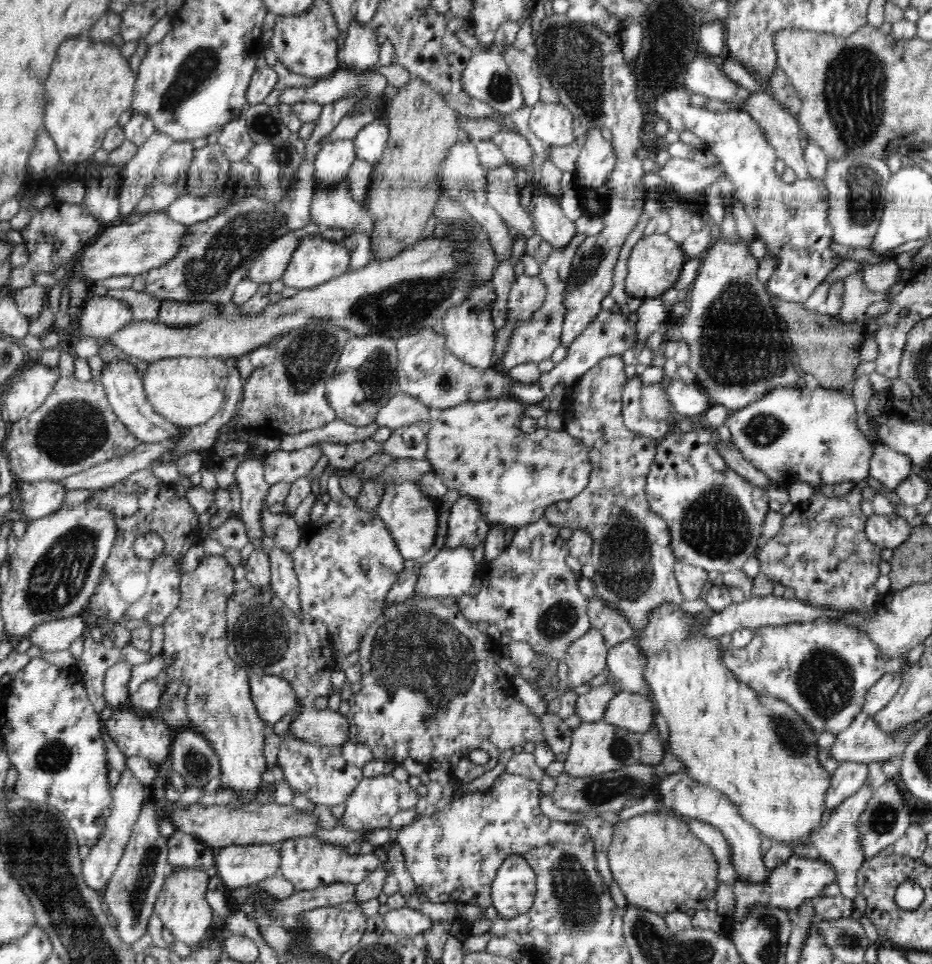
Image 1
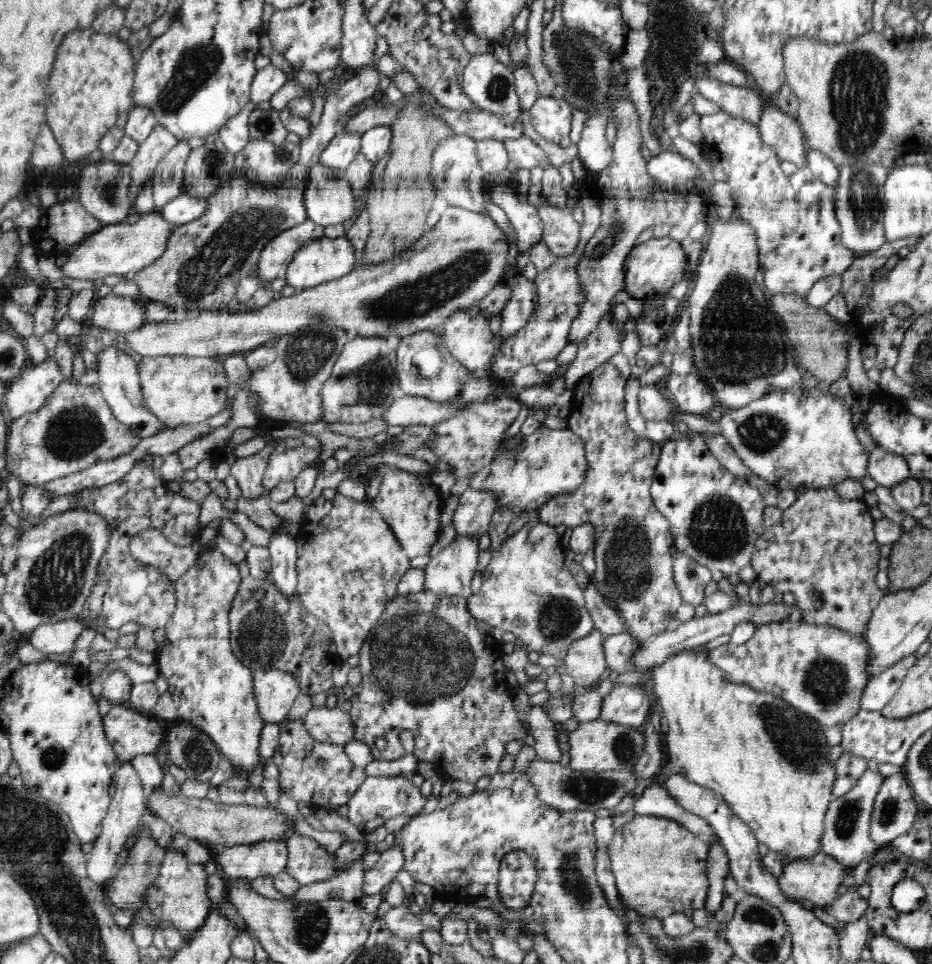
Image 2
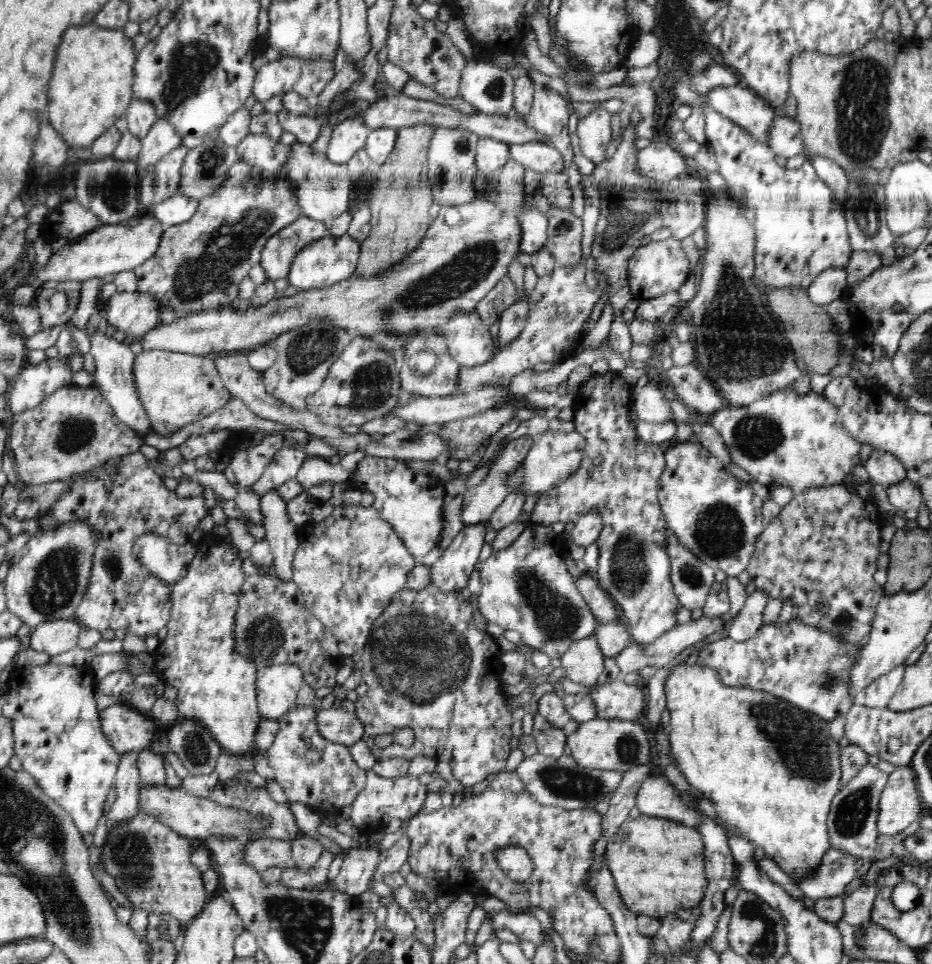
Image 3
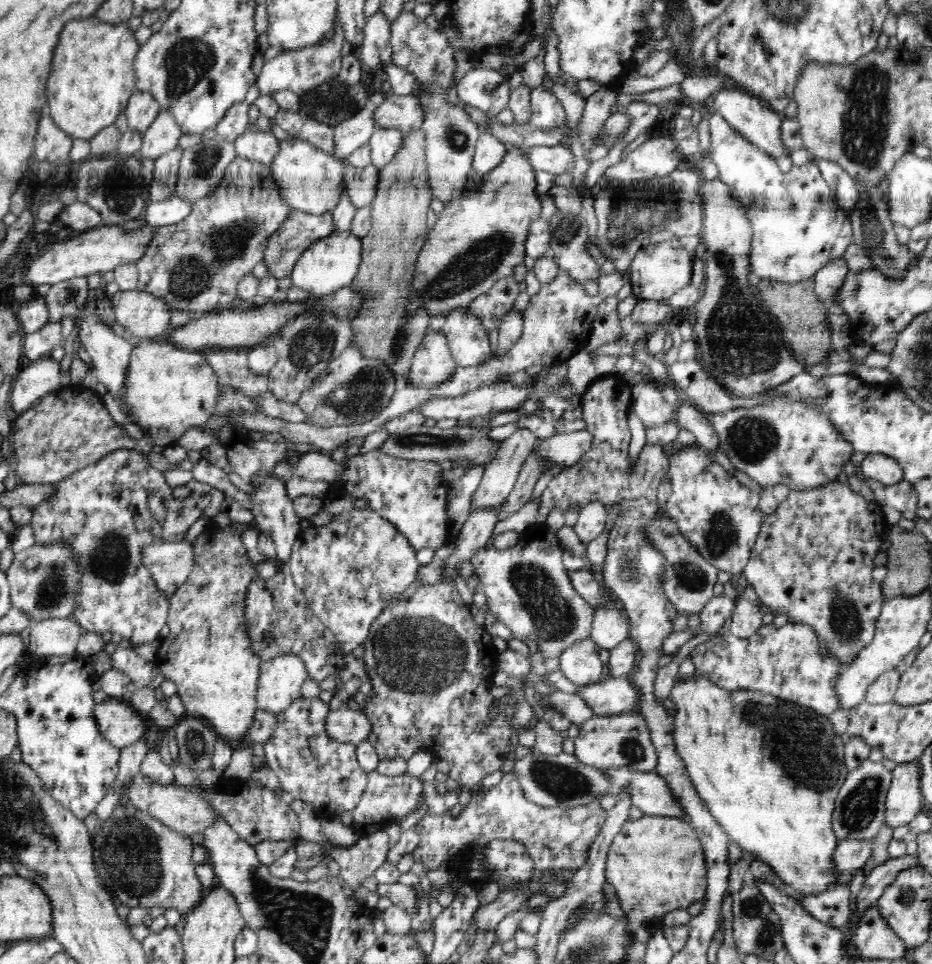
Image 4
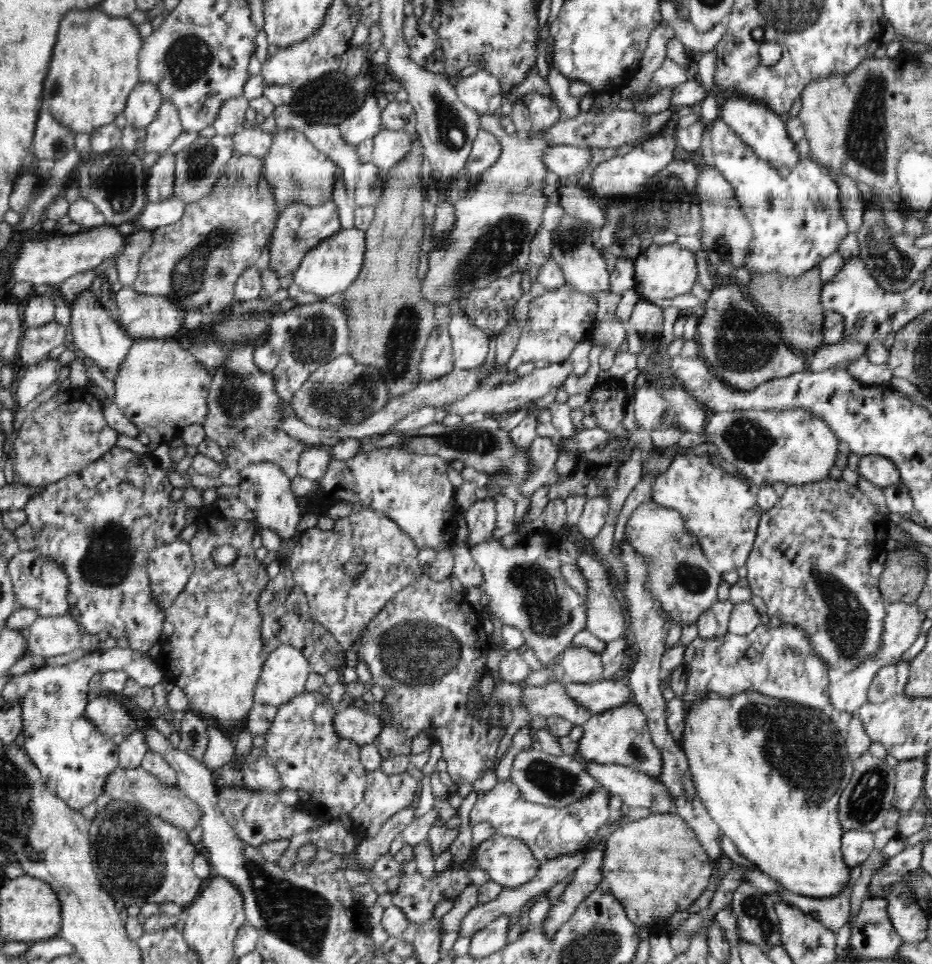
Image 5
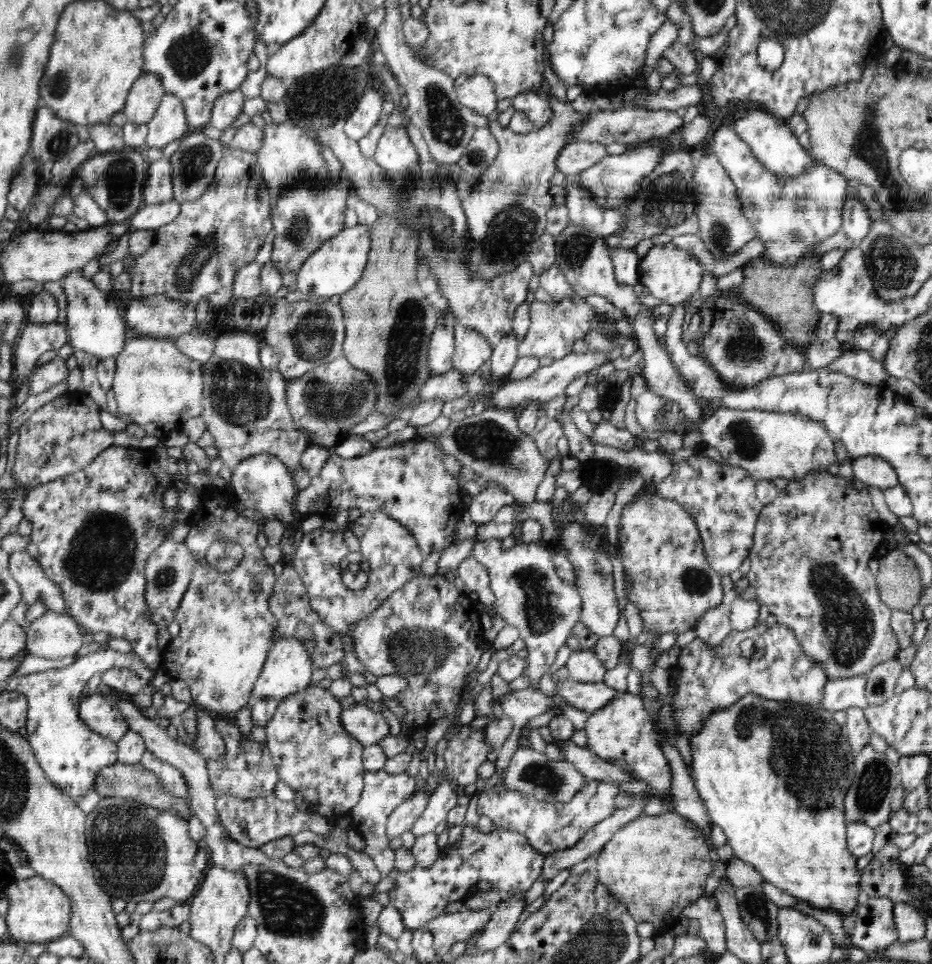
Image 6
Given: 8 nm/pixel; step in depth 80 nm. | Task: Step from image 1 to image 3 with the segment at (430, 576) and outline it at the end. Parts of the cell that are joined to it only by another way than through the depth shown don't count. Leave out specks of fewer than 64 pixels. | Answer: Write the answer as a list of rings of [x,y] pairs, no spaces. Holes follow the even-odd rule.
[[[486,520],[462,528],[431,566],[431,583],[445,592],[460,593],[468,586],[468,578],[475,570],[488,527],[489,521]]]

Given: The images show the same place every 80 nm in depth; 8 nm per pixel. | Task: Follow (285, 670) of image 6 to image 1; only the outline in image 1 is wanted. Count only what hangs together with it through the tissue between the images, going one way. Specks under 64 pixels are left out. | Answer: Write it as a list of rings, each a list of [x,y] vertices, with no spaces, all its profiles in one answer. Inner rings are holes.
[[[252,672],[249,685],[257,713],[270,727],[294,709],[297,695],[285,678]]]

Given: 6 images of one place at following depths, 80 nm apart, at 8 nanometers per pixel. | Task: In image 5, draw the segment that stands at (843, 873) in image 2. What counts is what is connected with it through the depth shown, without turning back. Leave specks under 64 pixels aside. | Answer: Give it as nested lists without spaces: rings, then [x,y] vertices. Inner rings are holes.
[[[850,830],[844,833],[841,848],[842,859],[850,870],[862,865],[874,852],[874,839],[874,834],[868,831]]]

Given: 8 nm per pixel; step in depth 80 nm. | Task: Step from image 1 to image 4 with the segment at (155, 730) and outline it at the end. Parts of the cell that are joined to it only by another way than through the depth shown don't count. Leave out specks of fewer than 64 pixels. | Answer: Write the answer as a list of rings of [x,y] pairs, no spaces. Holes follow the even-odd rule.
[[[114,702],[94,704],[94,717],[98,723],[100,732],[116,748],[130,746],[132,742],[144,738],[146,734],[146,724],[134,710],[122,704]]]

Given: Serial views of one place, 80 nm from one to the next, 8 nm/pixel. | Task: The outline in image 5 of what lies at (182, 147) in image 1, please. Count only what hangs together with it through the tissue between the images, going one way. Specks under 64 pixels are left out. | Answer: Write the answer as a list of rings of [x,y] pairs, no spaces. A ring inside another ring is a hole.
[[[176,153],[166,154],[157,159],[148,170],[146,198],[152,202],[162,202],[173,196]]]

